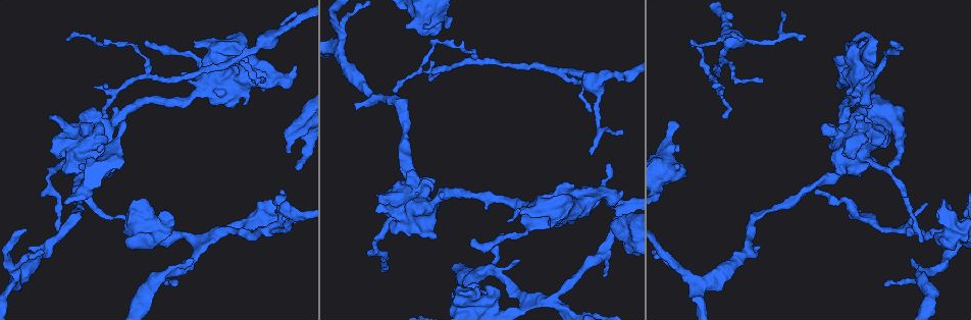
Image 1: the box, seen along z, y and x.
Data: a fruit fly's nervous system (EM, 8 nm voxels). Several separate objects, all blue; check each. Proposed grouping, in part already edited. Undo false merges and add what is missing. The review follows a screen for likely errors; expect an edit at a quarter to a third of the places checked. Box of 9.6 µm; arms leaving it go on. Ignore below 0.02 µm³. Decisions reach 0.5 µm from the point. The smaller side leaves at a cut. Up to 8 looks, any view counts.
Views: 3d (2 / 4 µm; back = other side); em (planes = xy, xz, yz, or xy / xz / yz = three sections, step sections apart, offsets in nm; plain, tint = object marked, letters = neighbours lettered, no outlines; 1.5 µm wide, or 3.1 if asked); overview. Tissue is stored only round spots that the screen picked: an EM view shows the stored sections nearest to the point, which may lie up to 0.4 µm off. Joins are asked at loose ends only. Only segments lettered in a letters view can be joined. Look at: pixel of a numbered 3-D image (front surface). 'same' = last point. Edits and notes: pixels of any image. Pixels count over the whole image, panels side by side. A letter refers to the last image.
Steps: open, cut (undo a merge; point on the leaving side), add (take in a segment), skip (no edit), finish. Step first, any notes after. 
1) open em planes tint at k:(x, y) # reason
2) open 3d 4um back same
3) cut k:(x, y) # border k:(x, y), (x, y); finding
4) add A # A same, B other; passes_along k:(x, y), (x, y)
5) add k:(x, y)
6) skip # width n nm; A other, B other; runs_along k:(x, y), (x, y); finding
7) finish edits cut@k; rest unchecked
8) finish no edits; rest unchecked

open em planes letters at 1:(592, 110) # thin end

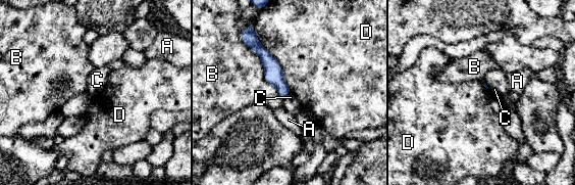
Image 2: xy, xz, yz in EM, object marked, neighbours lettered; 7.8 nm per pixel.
skip # A other, B other, C other, D other; runs_along 2:(251, 43), (267, 58), (283, 94); no lettered segment goes on from it

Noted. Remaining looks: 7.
open 3d 4um at 1:(590, 154) # thin end

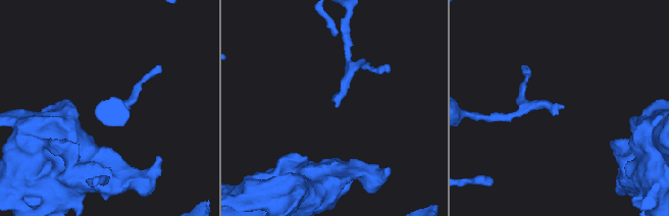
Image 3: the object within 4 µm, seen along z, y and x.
open em planes letters at 3:(337, 107) # now the EM

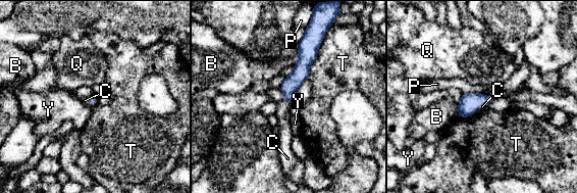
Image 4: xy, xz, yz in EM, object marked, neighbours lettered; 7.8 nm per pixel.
add C # B other, C same, P other, Q other, T other, Y other; passes_along 4:(292, 83), (285, 103), (284, 135); the cell continues

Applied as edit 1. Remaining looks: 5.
open overview # redraw

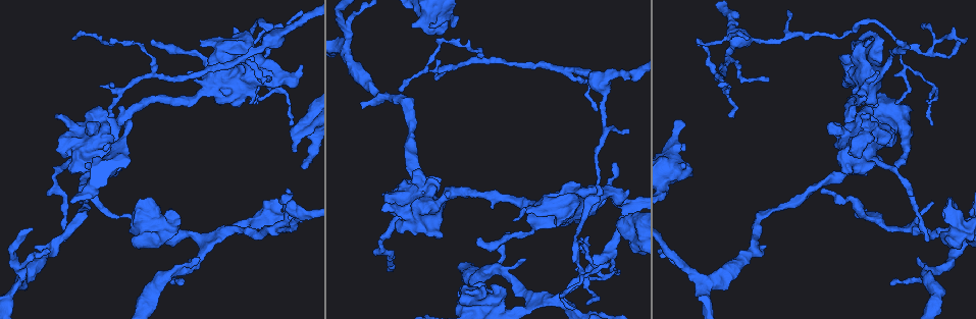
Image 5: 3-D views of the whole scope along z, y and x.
open 3d 4um at 5:(389, 270) # tapers out

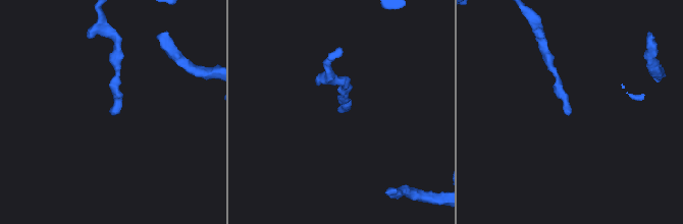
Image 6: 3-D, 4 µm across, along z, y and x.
open em planes letters at 6:(568, 113) # now the EM

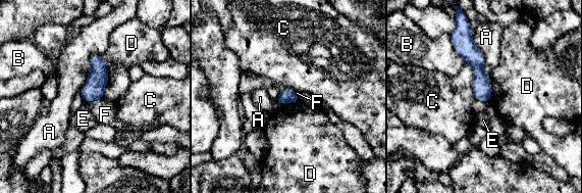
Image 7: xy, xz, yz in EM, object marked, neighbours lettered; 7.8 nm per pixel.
skip # A other, B other, C other, D other, E other, F other; border 7:(103, 97), (85, 102); no lettered segment goes on from it

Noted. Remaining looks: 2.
finish edits add@4; rest unchecked

